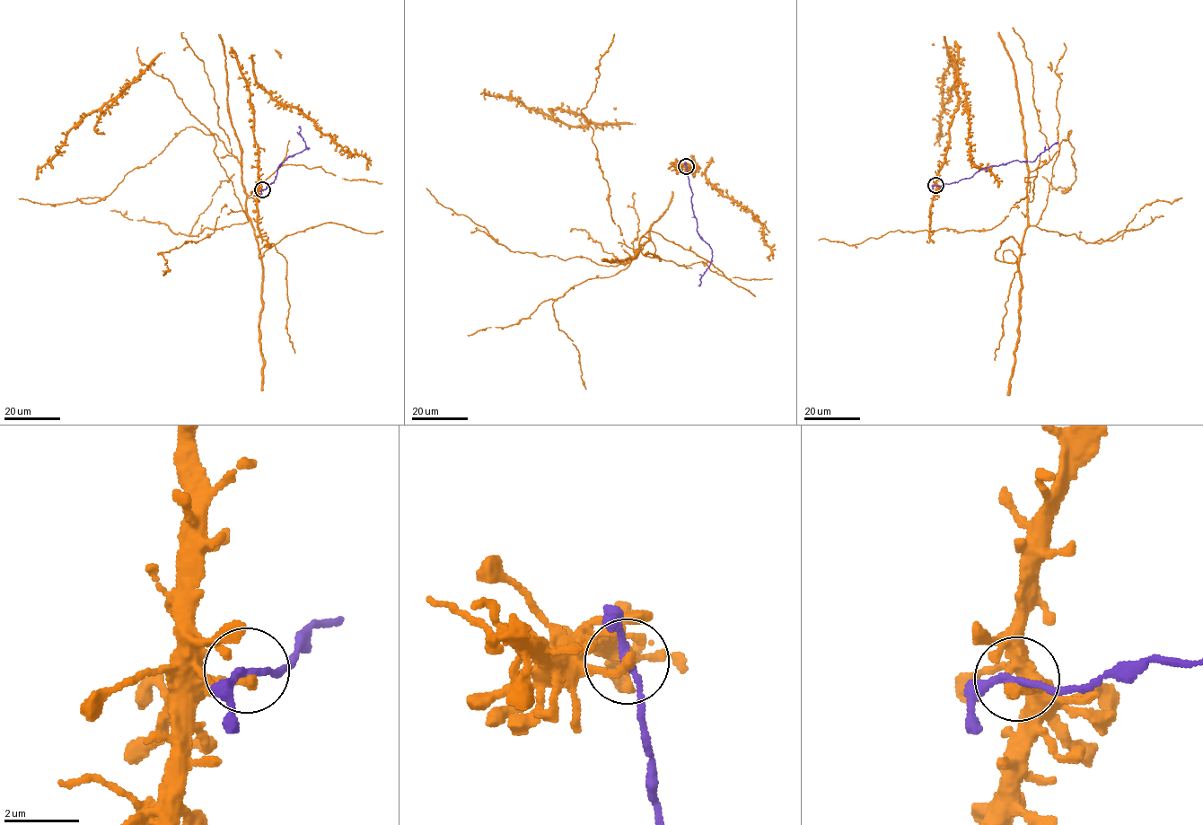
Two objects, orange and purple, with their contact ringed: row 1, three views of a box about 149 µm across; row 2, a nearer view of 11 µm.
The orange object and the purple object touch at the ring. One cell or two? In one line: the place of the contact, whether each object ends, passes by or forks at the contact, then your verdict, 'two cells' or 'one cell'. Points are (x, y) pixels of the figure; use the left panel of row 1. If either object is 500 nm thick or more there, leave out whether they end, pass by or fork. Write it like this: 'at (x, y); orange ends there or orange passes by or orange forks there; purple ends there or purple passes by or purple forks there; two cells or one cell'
at (262, 189); orange ends there; purple passes by; two cells

